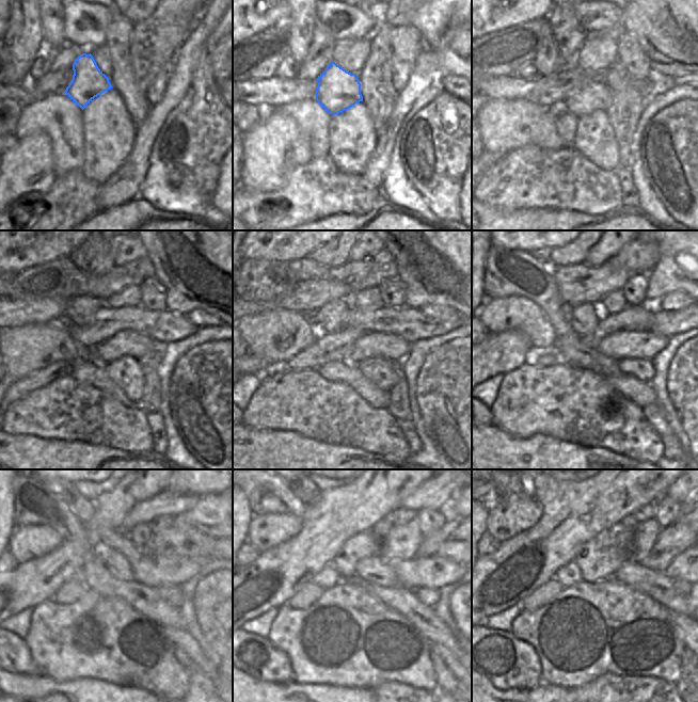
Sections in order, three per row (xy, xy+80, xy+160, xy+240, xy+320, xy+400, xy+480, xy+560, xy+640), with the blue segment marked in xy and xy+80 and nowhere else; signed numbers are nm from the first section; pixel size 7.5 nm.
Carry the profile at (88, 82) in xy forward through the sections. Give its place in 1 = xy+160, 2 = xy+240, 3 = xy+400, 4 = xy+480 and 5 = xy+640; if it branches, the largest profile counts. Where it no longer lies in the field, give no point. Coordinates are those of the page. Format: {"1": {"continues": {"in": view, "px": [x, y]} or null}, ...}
{"1": {"continues": {"in": "xy+160", "px": [591, 95]}}, "2": {"continues": {"in": "xy+240", "px": [126, 341]}}, "3": {"continues": {"in": "xy+400", "px": [618, 345]}}, "4": {"continues": {"in": "xy+480", "px": [154, 572]}}, "5": {"continues": {"in": "xy+640", "px": [688, 565]}}}

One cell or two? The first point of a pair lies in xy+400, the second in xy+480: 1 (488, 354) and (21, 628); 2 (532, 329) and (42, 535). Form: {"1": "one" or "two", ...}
{"1": "two", "2": "one"}

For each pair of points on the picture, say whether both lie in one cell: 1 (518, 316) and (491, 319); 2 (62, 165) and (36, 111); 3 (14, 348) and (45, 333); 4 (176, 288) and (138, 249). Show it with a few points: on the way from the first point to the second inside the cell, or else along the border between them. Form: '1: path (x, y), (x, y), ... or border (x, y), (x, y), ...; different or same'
1: path (511, 315), (497, 315); same
2: path (62, 152), (62, 137), (50, 125); same
3: path (21, 348), (30, 348), (37, 340); same
4: border (140, 241), (144, 248), (145, 256); different

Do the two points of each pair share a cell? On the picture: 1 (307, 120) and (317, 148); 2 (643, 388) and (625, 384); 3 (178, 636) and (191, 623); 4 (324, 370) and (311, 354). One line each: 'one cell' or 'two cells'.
1: one cell
2: one cell
3: two cells
4: two cells

